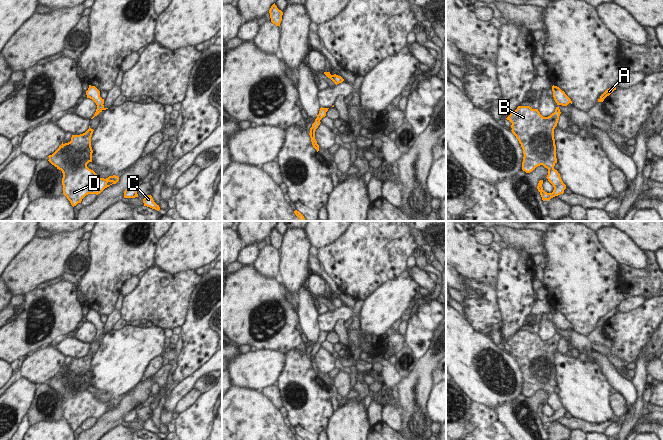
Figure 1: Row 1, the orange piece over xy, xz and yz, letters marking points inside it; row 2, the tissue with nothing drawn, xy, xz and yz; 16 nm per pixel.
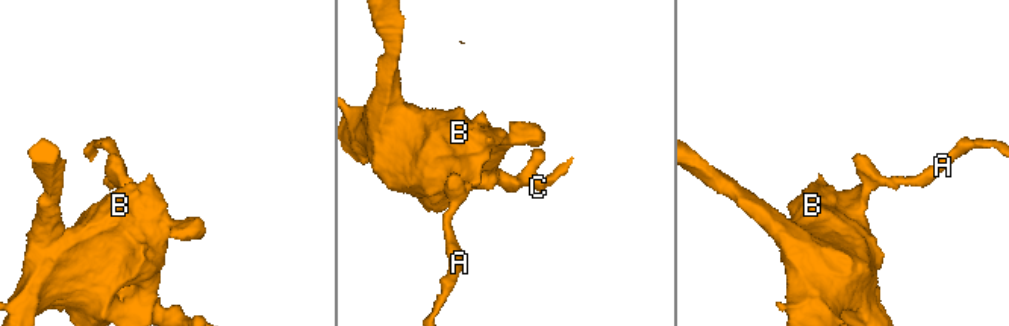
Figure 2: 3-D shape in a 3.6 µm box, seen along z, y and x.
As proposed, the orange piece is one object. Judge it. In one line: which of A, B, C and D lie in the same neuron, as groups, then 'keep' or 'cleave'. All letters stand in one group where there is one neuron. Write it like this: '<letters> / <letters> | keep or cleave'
A B C D | keep

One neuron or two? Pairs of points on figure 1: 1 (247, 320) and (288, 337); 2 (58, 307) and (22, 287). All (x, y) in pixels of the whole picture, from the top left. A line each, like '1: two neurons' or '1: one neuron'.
1: one neuron
2: two neurons

